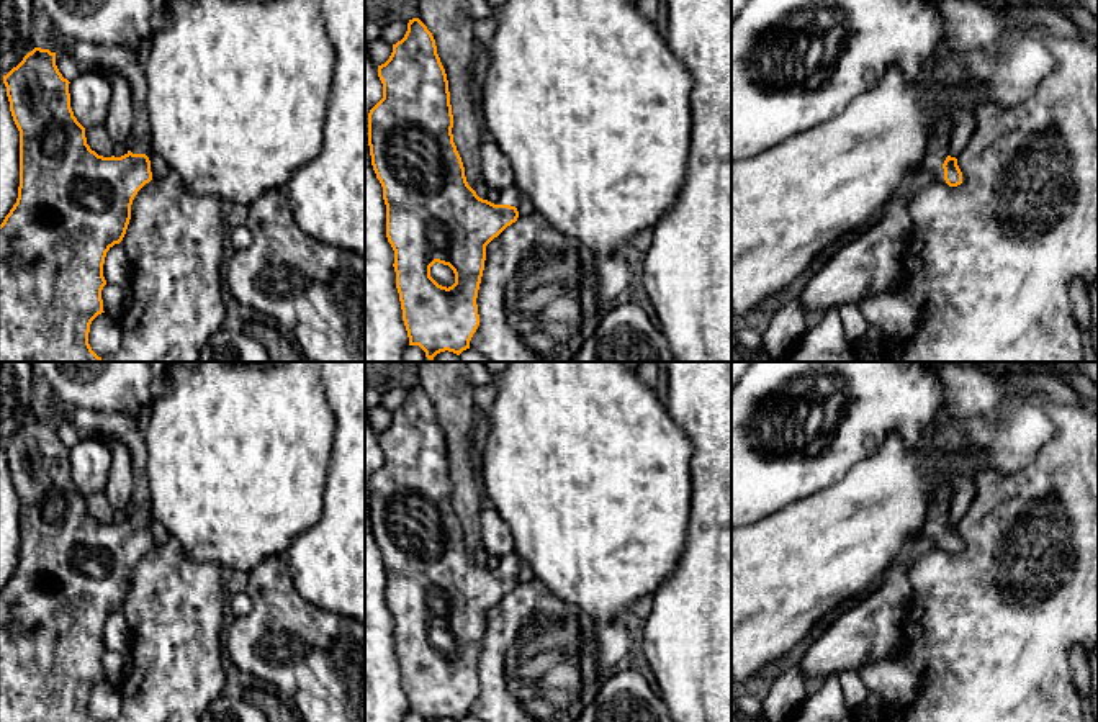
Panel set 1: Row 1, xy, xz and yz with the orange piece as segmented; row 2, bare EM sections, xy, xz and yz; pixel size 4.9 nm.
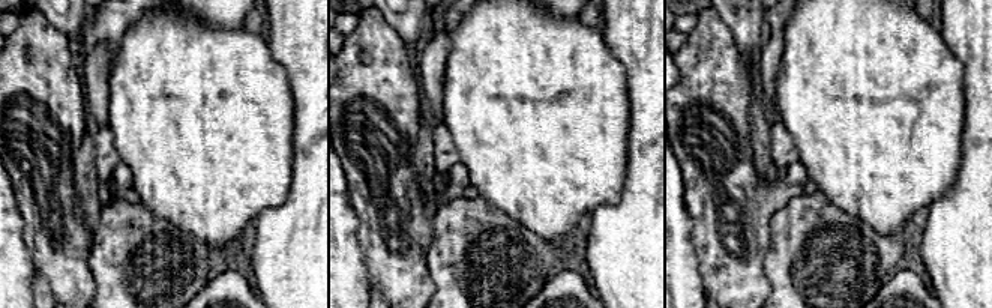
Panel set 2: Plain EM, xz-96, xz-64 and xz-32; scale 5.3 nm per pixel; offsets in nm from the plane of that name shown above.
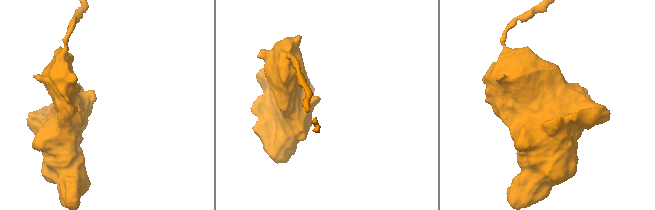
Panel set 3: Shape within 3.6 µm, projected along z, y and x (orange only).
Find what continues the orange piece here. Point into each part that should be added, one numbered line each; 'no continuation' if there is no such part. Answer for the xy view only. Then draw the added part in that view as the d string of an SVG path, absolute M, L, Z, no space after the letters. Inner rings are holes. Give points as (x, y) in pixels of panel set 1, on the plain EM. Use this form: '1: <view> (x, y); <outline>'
1: xy (125, 428); M79 413L74 417L74 424L82 437L95 434L113 434L128 447L134 472L134 490L131 501L136 506L129 517L133 521L146 521L149 524L151 493L146 472L147 450L144 440L144 426L141 426L134 417L123 413Z

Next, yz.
1: yz (938, 514); M943 483L936 493L936 498L929 503L929 512L923 529L923 535L936 537L943 534L949 519L949 499L949 486Z

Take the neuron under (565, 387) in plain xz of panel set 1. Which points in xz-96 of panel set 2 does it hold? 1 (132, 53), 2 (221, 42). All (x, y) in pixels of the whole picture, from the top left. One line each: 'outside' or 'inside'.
1: inside
2: inside

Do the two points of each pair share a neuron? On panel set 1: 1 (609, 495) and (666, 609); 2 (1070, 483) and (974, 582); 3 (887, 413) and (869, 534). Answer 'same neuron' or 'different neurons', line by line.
1: different neurons
2: same neuron
3: different neurons

